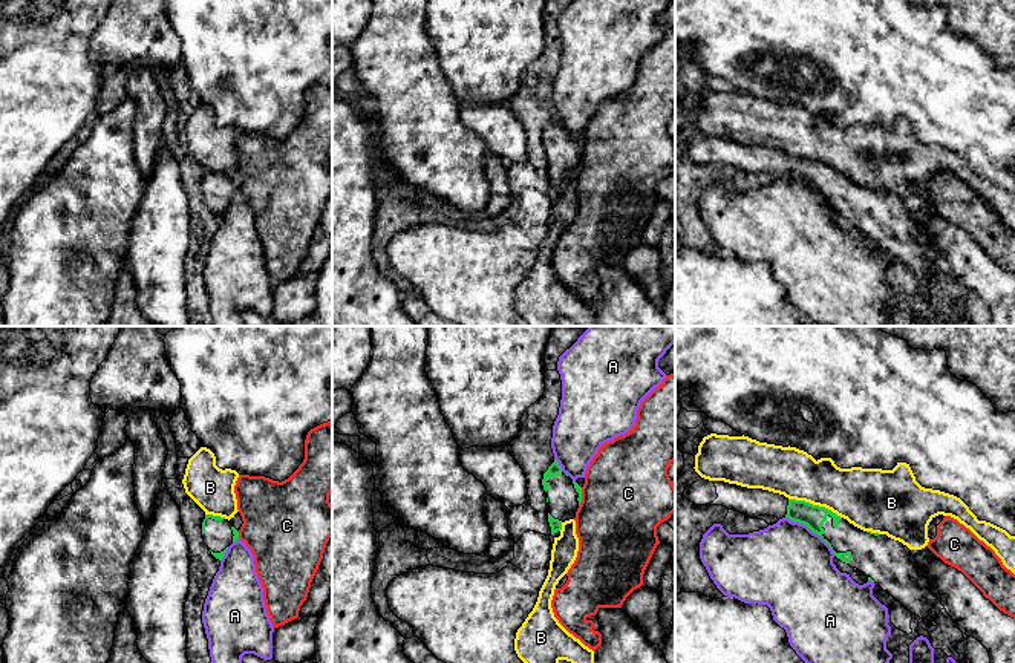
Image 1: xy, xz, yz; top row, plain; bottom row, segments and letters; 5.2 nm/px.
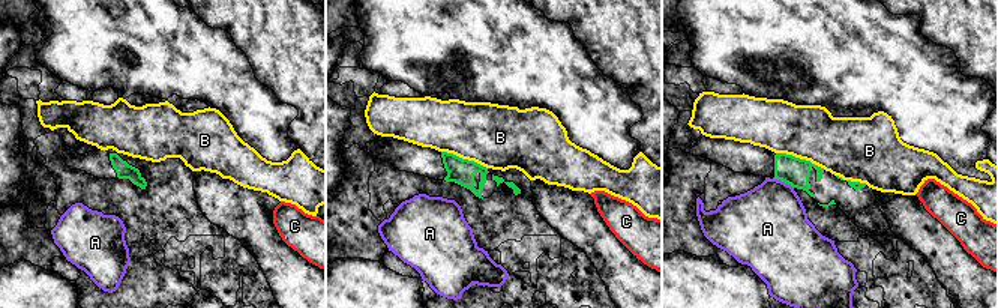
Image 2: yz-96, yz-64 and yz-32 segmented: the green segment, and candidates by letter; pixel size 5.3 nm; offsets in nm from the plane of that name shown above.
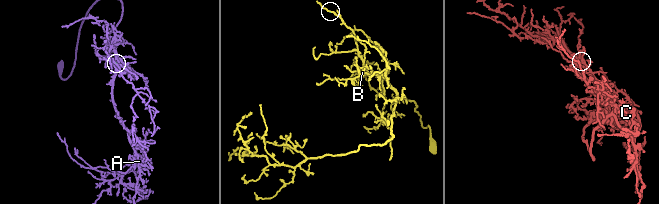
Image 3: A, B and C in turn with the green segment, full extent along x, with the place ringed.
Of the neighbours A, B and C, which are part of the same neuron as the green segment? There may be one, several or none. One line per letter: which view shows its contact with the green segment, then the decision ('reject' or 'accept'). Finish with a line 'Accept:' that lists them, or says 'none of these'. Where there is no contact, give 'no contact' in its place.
A: contact in yz; reject
B: contact in yz; reject
C: contact in xz; reject
Accept: none of these

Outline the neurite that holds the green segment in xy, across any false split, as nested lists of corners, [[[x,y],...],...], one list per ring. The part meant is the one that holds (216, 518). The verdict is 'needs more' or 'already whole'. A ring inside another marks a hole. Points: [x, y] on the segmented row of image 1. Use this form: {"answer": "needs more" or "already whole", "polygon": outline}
{"answer": "needs more", "polygon": [[[205,514],[202,522],[202,537],[211,554],[222,560],[228,547],[239,539],[239,531],[231,525],[228,519]]]}

